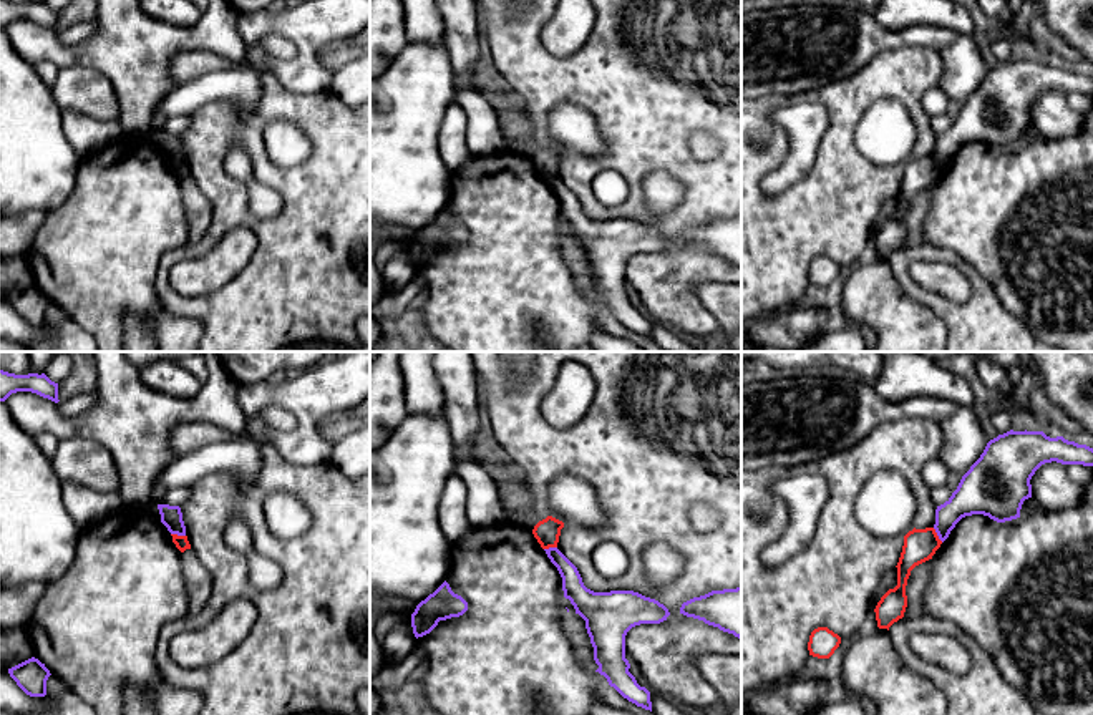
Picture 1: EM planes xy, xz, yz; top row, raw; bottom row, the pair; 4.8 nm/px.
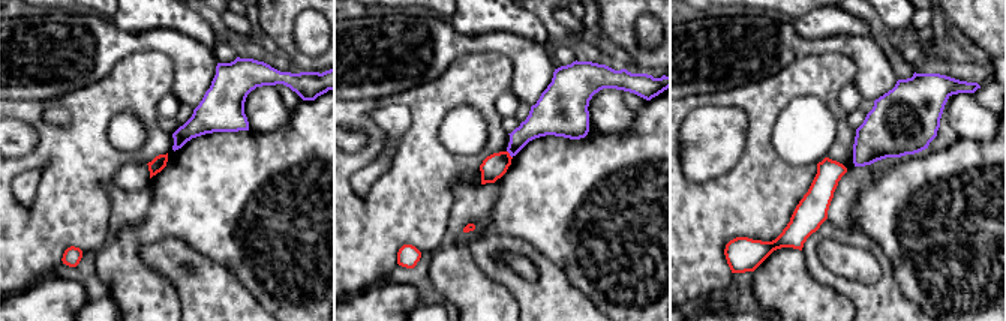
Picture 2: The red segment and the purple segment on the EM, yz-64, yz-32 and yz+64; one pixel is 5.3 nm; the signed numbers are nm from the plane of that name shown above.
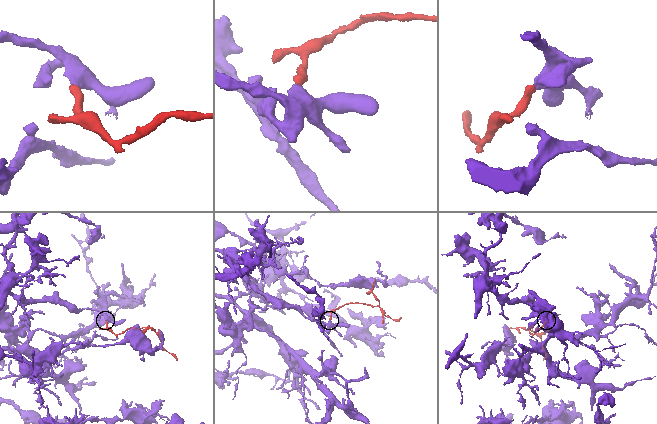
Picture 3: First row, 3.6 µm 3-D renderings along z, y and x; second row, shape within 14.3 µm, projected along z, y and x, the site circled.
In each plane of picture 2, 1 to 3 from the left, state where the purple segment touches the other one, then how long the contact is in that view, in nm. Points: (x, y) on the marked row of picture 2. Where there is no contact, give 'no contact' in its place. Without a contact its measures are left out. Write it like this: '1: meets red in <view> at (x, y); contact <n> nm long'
1: no contact
2: meets red in yz-32 at (508, 155); contact 50 nm long
3: no contact

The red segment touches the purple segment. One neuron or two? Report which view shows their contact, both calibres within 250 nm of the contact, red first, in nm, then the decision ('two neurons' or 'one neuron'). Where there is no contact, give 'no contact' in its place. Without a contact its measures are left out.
xy | 70/110 nm | two neurons

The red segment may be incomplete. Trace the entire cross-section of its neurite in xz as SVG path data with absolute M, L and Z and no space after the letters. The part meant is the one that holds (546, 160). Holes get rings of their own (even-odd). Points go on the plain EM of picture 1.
M547 144L546 148L539 149L534 154L532 163L542 178L557 176L562 156L564 156L562 149Z

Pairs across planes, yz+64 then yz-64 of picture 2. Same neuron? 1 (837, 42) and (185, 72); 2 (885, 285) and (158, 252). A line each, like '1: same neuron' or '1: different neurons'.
1: same neuron
2: same neuron

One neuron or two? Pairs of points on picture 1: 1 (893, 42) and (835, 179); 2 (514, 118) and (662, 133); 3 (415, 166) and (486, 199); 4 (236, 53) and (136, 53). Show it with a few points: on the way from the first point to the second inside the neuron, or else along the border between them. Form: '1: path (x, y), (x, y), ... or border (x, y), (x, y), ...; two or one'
1: border (929, 48), (896, 47), (883, 50), (858, 72); two
2: border (506, 87), (533, 130), (510, 143); two
3: border (453, 173), (450, 198), (445, 208); two
4: path (211, 38), (161, 40); one

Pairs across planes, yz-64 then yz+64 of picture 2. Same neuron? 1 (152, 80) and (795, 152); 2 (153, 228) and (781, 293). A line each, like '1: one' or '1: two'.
1: two
2: one

